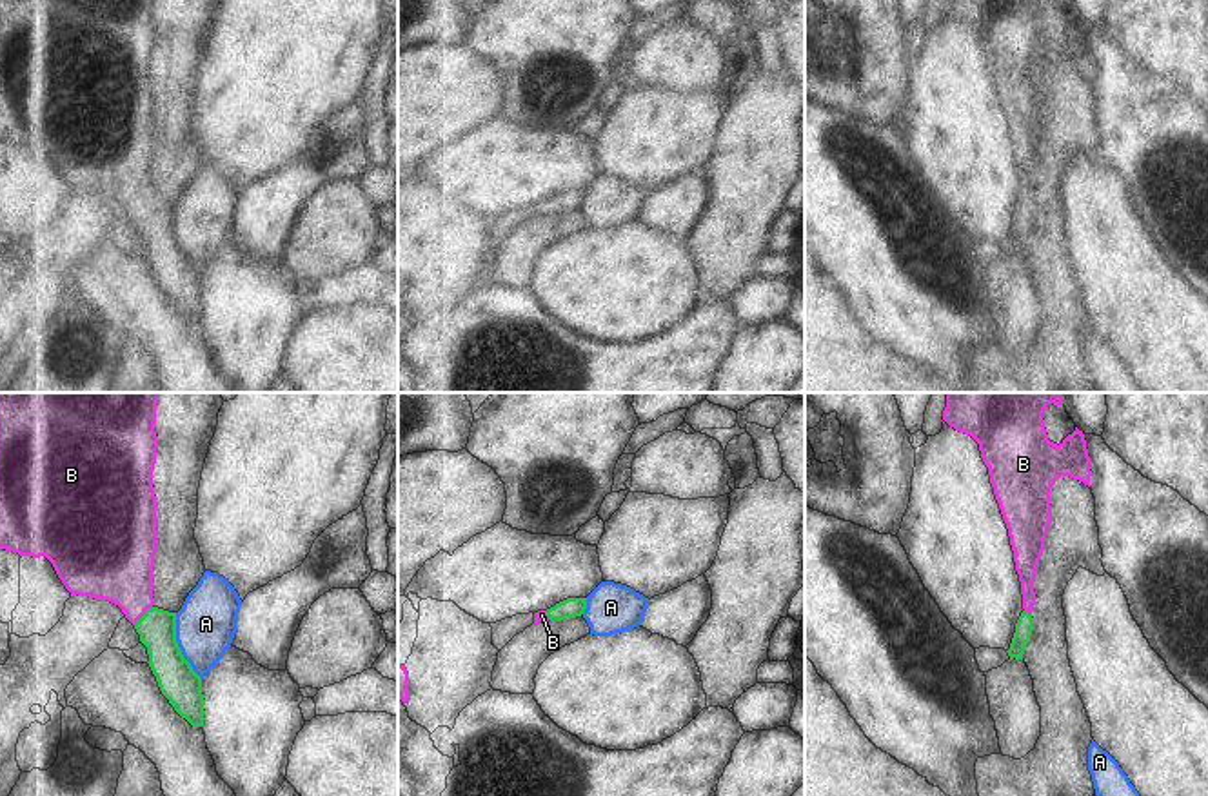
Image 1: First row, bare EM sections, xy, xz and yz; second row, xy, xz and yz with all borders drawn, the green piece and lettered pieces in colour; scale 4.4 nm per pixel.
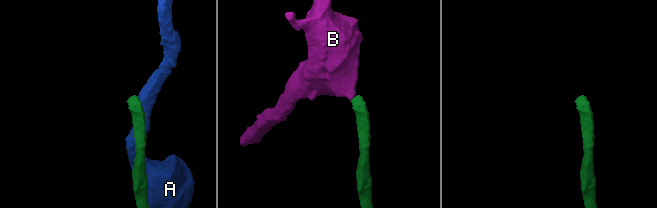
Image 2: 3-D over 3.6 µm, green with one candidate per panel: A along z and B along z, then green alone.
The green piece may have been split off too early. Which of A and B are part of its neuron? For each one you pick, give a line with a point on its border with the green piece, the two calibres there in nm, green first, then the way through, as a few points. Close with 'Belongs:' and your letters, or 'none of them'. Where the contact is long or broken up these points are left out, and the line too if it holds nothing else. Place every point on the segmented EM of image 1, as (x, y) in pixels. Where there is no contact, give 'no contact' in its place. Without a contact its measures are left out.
B: xy (144, 615) | 170/320 nm | across xy (157, 627), (144, 615), (124, 573), (117, 566)
Belongs: B

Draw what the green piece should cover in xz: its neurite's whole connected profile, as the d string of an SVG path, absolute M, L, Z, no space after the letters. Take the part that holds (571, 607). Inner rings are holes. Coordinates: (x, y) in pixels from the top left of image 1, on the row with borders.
M567 598L547 611L534 612L534 623L538 622L561 622L565 618L581 616L587 609L587 598Z

